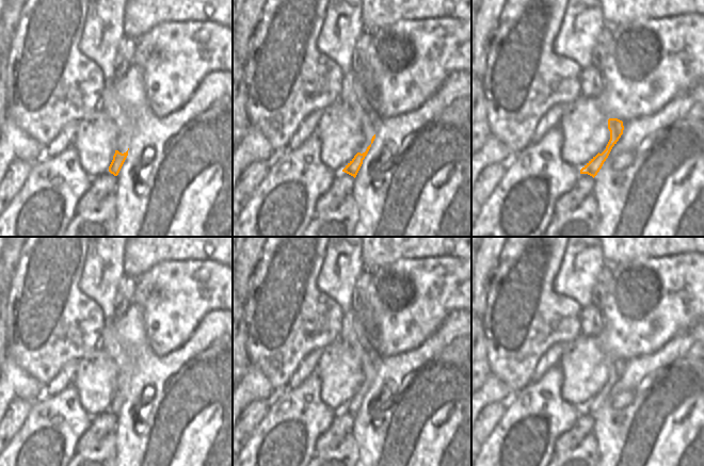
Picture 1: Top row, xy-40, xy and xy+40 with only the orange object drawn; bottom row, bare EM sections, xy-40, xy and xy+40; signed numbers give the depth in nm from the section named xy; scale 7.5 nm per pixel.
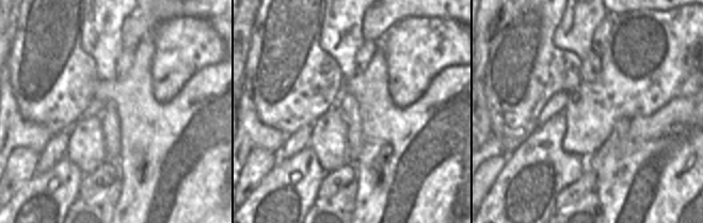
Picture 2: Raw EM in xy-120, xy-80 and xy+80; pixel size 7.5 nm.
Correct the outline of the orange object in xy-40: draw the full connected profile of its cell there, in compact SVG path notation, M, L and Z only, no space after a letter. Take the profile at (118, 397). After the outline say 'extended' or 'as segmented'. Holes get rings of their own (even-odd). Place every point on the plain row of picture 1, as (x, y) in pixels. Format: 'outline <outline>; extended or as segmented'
outline M105 321L100 348L117 367L115 392L109 411L117 415L127 395L130 380L137 367L137 354L132 347L117 333L113 321Z; extended

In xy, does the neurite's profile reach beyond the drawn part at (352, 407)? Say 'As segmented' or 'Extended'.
Extended.

